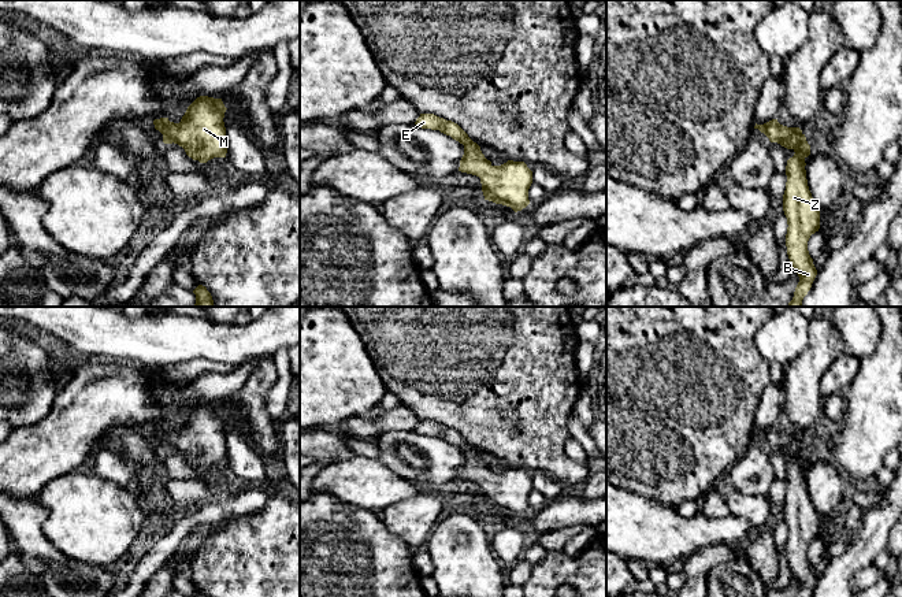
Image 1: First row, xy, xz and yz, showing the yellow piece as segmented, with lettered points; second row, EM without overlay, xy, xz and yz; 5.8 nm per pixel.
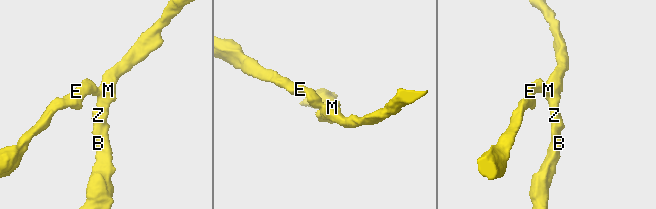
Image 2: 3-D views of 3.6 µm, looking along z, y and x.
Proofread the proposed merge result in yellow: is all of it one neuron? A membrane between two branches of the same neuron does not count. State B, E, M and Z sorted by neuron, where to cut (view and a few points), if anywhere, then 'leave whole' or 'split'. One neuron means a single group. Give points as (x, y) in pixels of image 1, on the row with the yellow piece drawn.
B E M Z | no cut | leave whole

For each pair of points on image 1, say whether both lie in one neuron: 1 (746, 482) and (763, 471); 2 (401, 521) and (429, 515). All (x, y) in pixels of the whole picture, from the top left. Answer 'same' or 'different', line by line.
1: same
2: same

